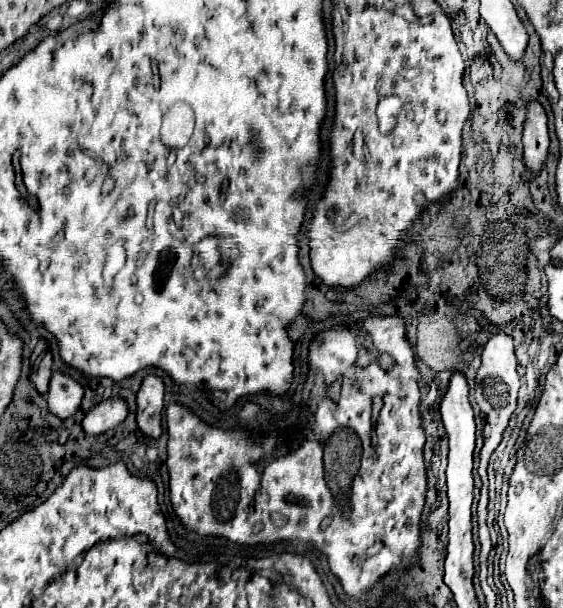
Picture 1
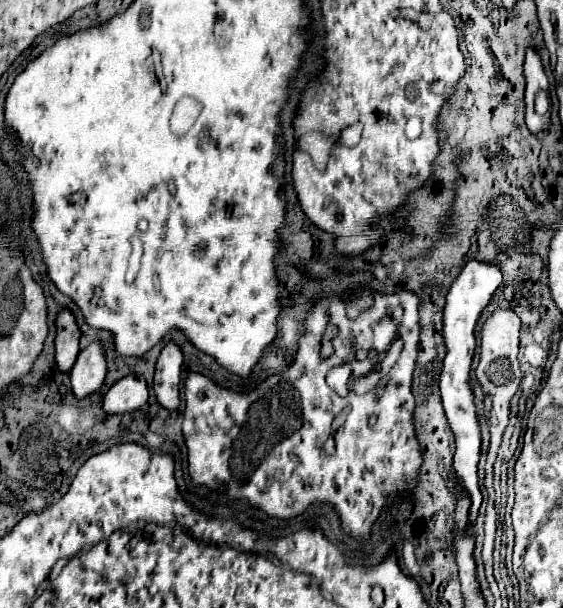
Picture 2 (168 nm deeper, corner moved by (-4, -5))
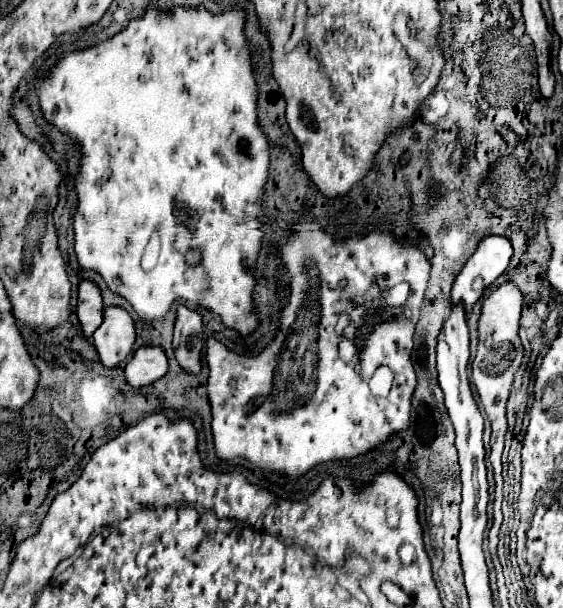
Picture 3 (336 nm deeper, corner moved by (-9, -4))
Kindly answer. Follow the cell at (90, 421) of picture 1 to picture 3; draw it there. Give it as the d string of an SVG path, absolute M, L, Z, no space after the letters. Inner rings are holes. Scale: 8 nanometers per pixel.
M141 346L125 366L125 378L133 388L143 388L159 380L167 372L167 354L161 346Z

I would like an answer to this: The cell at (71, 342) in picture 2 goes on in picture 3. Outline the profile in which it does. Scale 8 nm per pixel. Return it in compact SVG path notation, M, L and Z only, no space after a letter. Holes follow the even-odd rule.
M83 280L81 286L79 286L77 316L81 320L85 336L91 336L101 326L101 322L103 322L103 298L101 298L101 290L91 280Z

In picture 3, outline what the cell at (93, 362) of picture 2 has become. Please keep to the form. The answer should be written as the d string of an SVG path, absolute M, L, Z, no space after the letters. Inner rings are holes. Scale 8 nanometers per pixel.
M107 306L105 320L95 330L93 340L103 366L111 368L123 362L137 338L135 318L123 306Z

